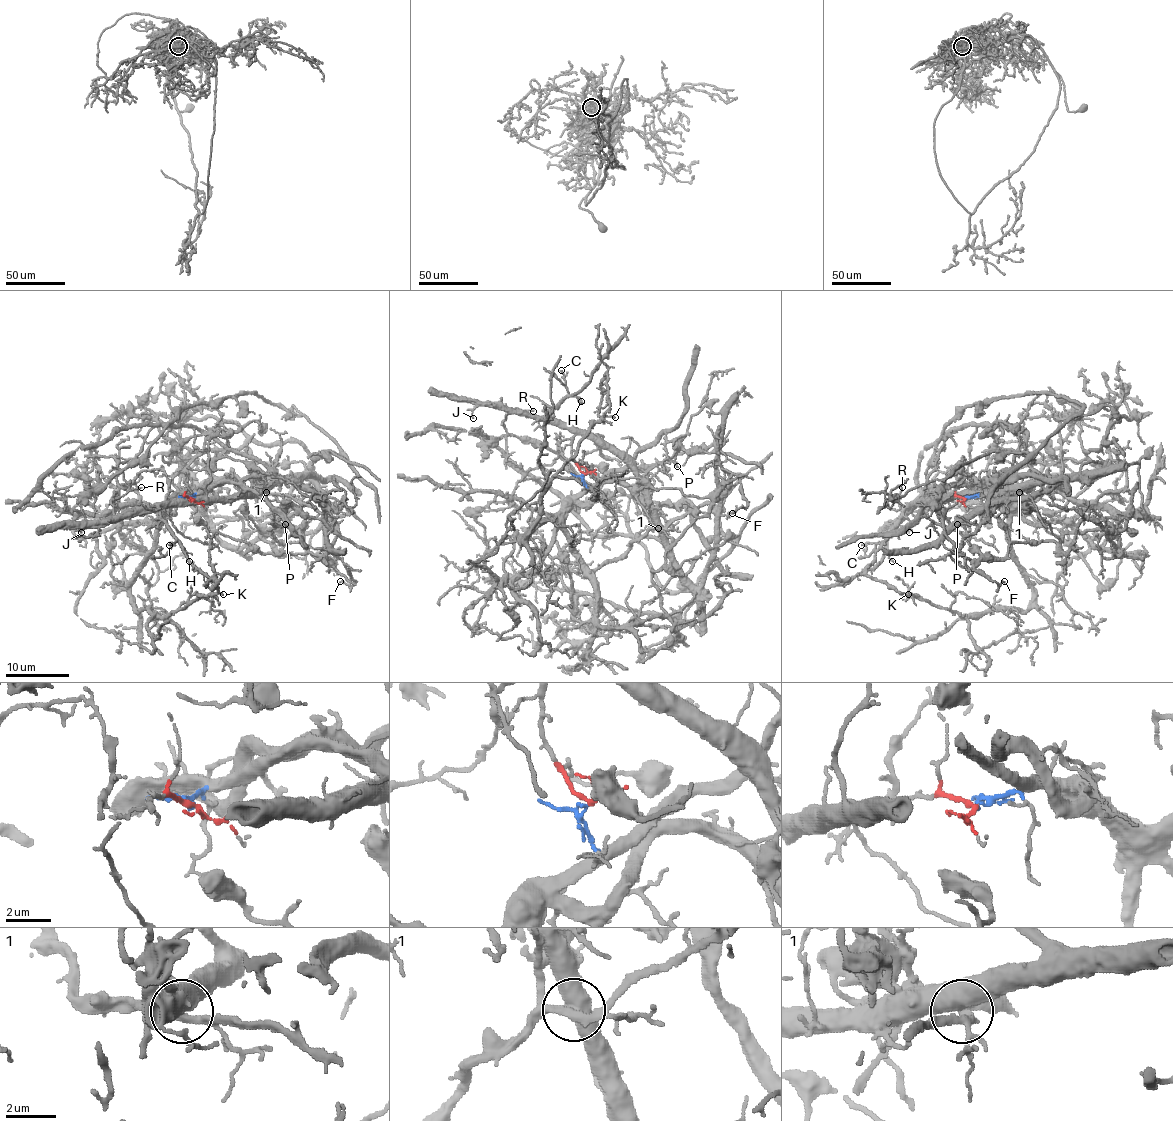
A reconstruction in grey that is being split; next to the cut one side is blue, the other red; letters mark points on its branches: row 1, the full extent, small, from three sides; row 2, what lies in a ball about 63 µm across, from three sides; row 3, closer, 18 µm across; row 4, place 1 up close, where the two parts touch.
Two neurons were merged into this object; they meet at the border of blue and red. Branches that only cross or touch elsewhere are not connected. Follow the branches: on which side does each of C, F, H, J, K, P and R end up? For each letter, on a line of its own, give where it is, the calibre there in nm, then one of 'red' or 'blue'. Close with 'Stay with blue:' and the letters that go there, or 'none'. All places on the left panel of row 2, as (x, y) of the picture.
C: (169, 545) | 120 nm | red
F: (340, 581) | 100 nm | blue
H: (189, 561) | 110 nm | red
J: (81, 532) | 130 nm | red
K: (223, 594) | 130 nm | blue
P: (285, 524) | 200 nm | blue
R: (141, 487) | 100 nm | red
Stay with blue: F, K, P

